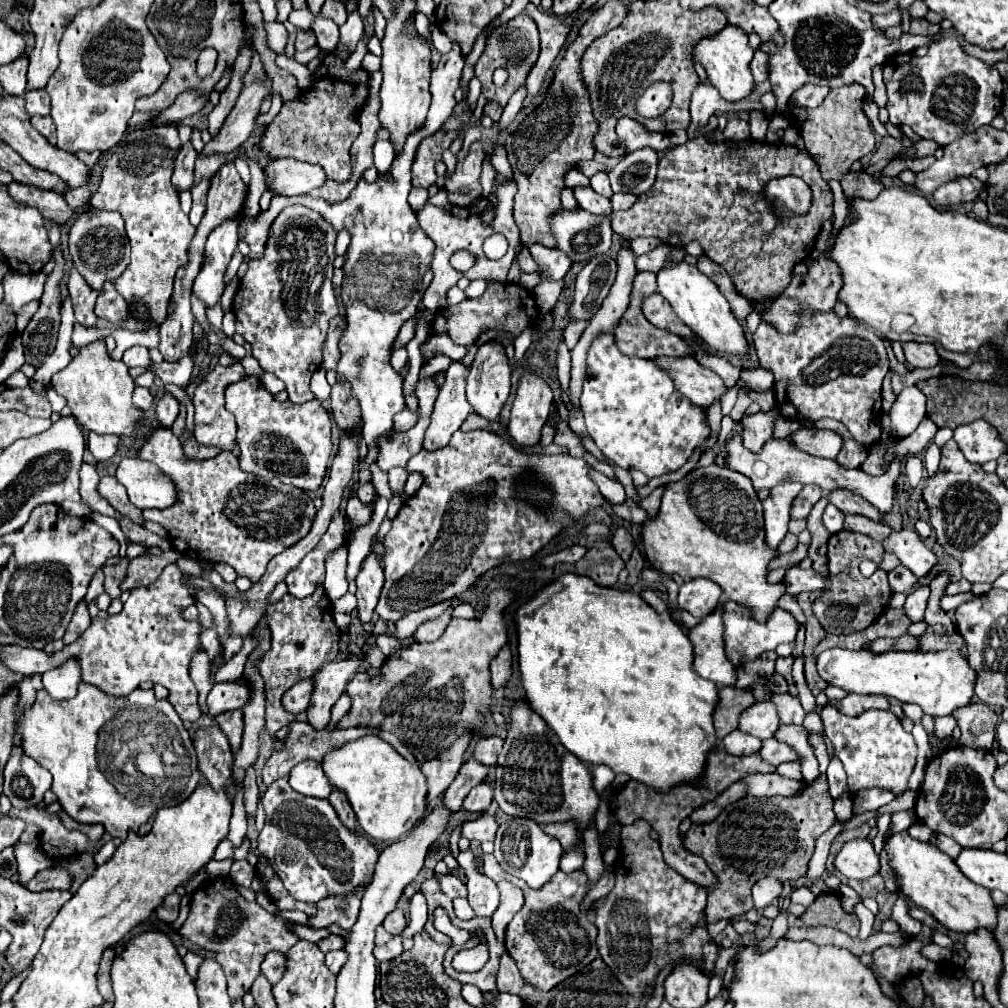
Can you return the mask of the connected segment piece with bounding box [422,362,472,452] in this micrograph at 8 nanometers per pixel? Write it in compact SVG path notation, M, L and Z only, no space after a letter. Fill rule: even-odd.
M452 362L446 370L444 384L440 386L430 426L424 434L422 448L428 452L444 448L452 434L462 426L462 422L472 412L472 406L466 400L464 384L468 376L468 366L460 362Z

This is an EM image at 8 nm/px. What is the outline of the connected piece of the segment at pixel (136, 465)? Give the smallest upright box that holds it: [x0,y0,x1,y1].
[116,458,178,508]

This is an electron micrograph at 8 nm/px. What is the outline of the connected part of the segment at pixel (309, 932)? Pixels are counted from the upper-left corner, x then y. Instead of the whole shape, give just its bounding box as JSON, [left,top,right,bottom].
[294,924,332,942]

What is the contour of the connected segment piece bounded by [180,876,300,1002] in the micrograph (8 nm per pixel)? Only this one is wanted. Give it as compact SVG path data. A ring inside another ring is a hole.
M228 876L208 878L194 894L190 902L190 914L180 936L192 944L216 952L216 962L222 966L228 978L230 1000L240 1000L260 974L260 964L268 952L288 952L300 938L292 934L292 922L266 912L256 902L248 902L238 892L236 884Z

